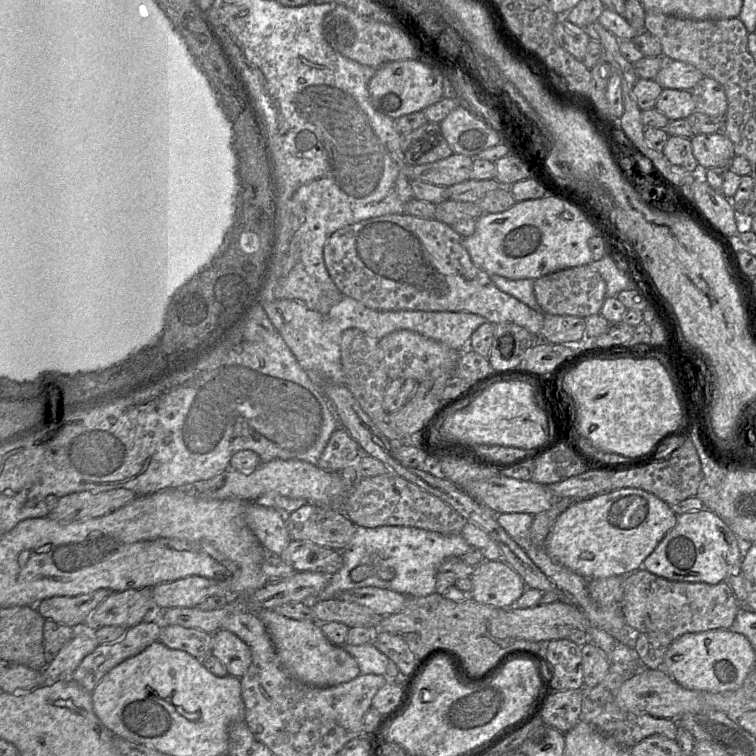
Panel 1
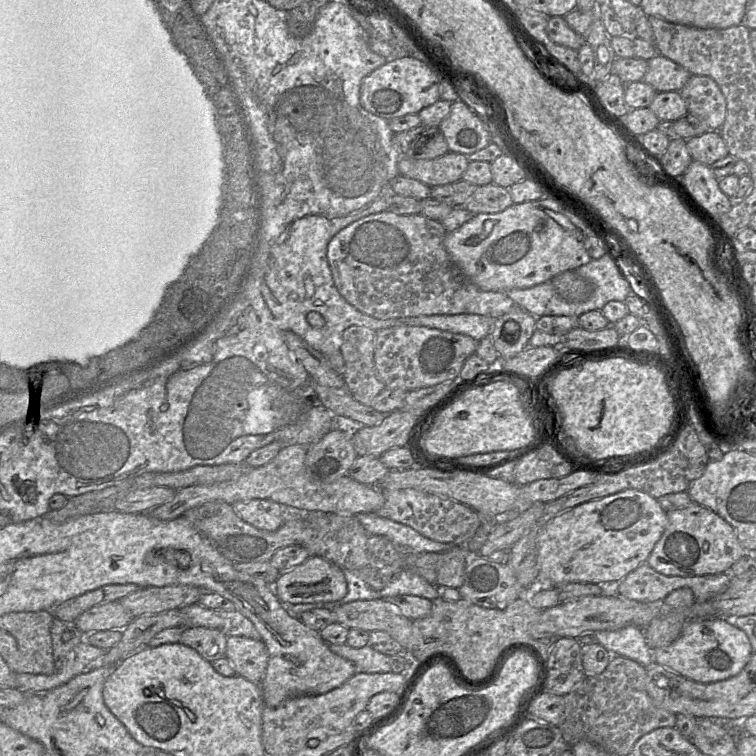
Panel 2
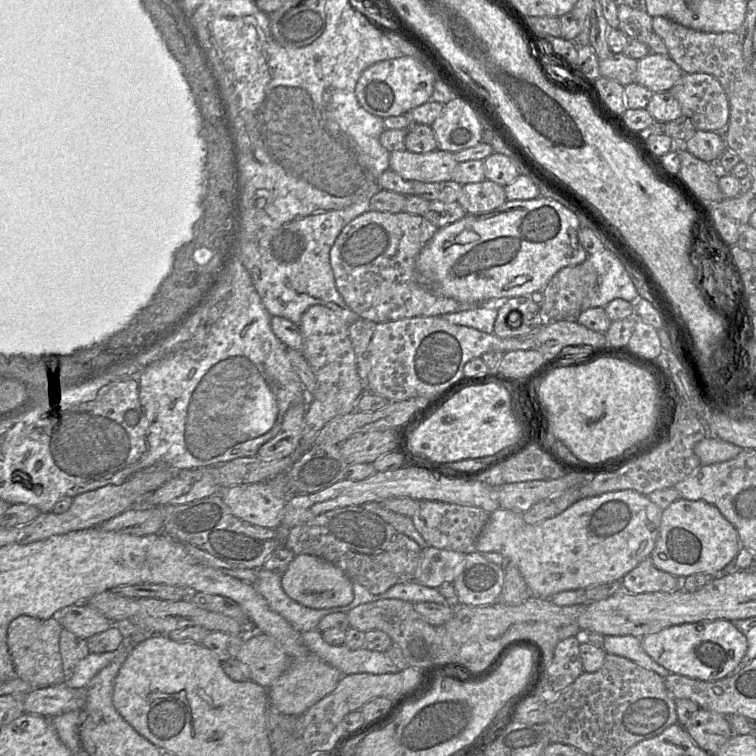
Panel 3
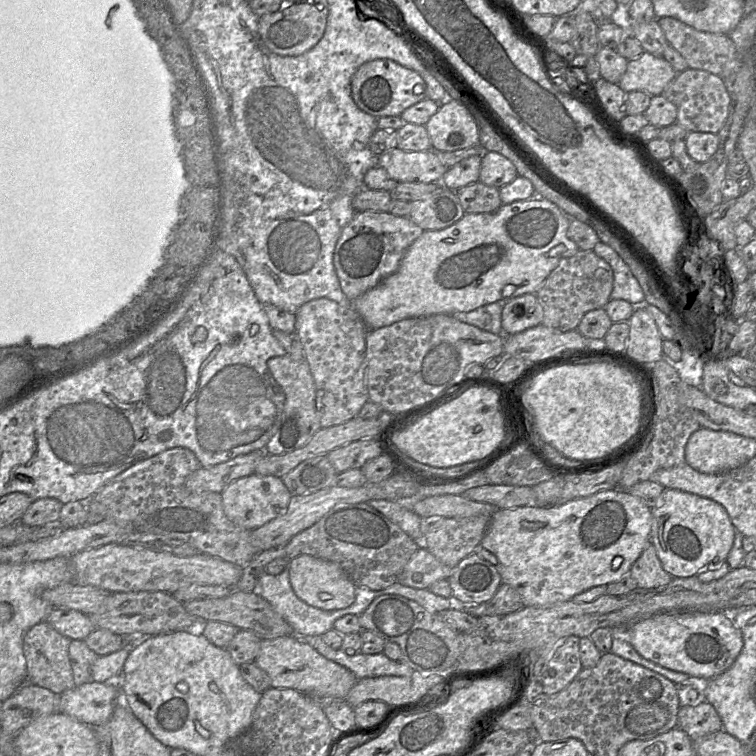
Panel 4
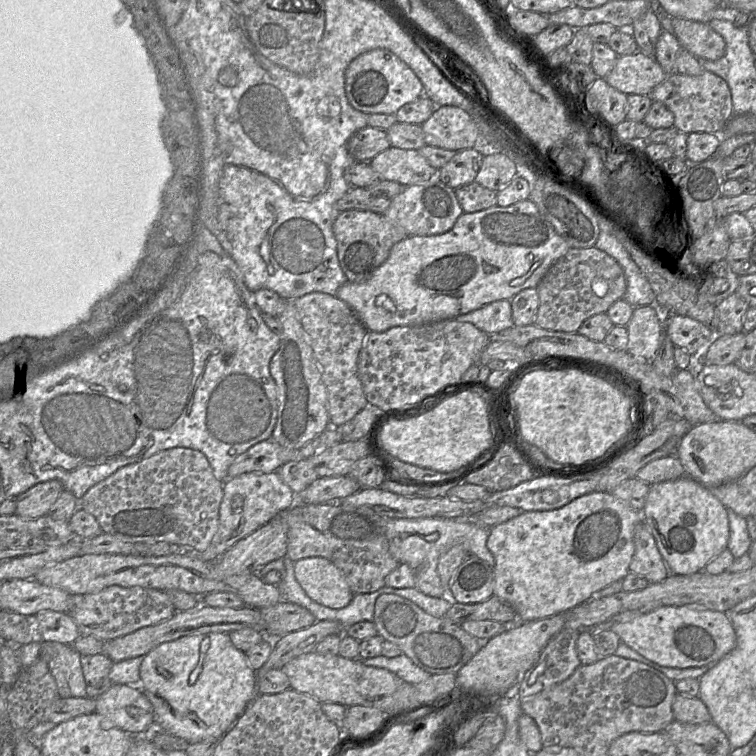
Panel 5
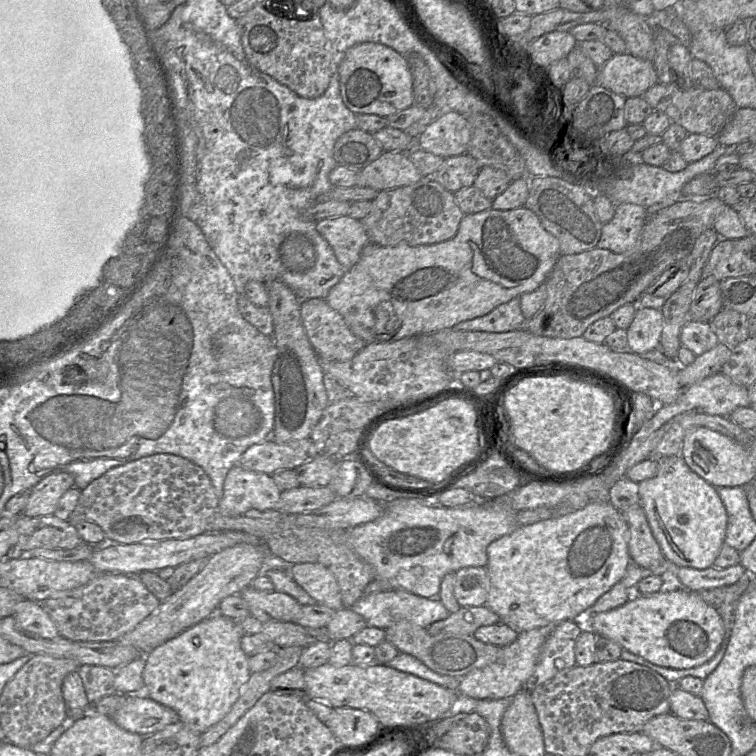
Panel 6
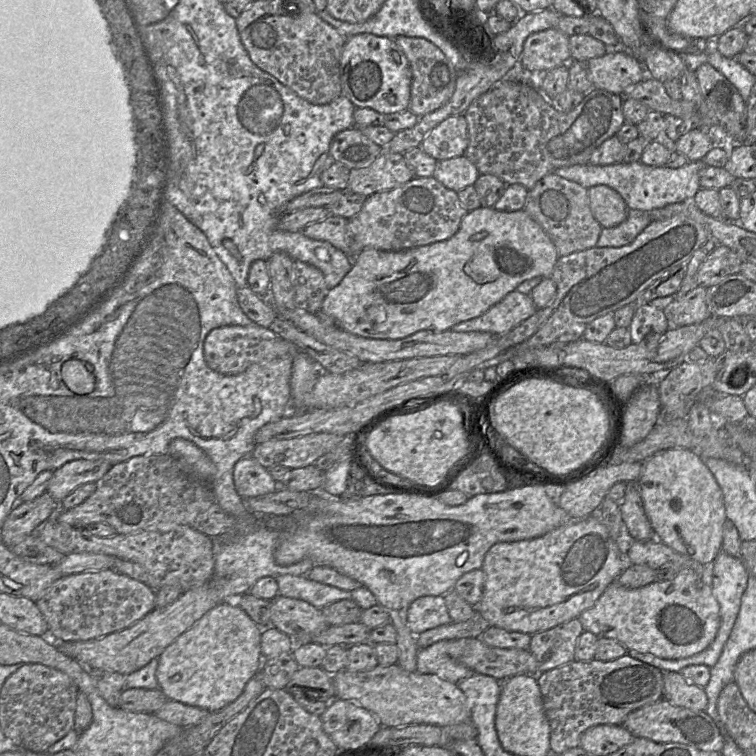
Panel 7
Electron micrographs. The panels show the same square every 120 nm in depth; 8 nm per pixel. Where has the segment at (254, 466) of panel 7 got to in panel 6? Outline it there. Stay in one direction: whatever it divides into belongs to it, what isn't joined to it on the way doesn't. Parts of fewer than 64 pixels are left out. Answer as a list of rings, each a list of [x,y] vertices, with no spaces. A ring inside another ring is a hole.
[[[237,464],[225,478],[217,511],[231,517],[251,509],[275,510],[281,492],[271,475],[248,471]]]

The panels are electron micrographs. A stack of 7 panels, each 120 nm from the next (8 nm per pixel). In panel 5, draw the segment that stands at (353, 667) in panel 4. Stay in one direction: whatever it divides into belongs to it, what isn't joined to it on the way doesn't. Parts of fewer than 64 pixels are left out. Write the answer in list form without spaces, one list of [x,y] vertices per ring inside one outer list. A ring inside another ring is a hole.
[[[403,653],[393,658],[380,655],[374,658],[361,659],[361,661],[366,666],[386,669],[394,673],[406,683],[412,685],[422,683],[432,676],[431,674],[416,666]]]

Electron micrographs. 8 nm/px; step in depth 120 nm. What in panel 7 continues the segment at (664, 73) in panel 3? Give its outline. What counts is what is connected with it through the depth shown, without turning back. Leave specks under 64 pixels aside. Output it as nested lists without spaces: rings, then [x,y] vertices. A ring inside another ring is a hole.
[[[623,48],[610,49],[605,55],[590,59],[586,64],[589,79],[594,88],[603,89],[613,94],[623,94],[647,76],[641,61]]]

